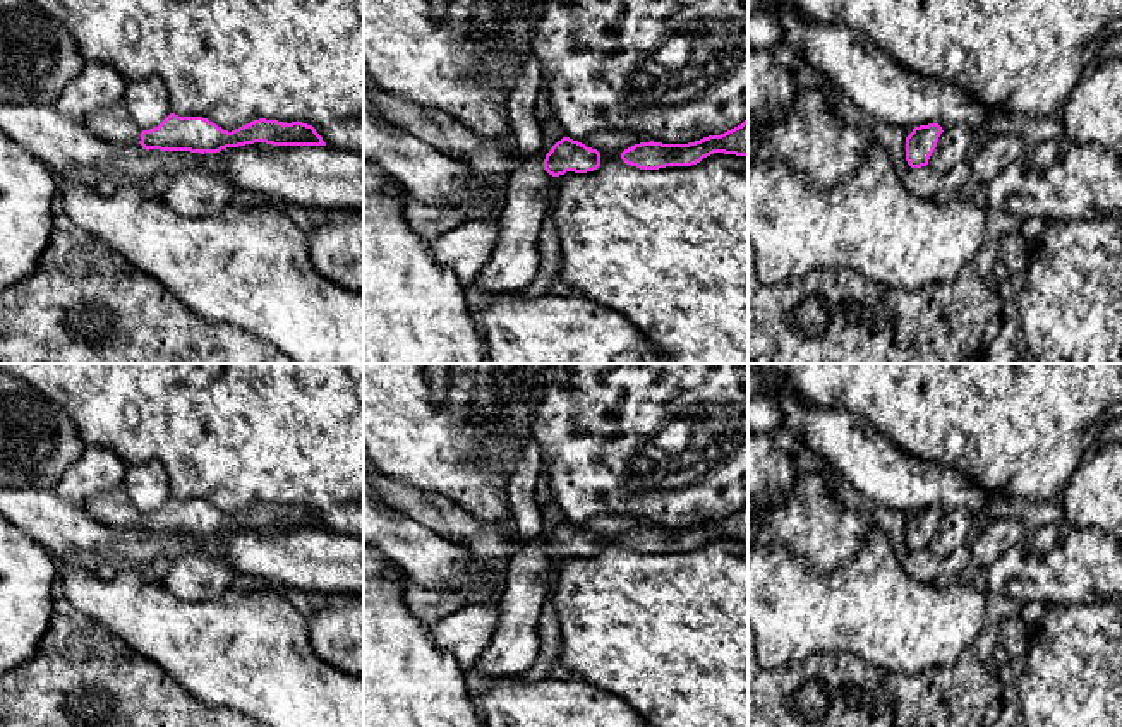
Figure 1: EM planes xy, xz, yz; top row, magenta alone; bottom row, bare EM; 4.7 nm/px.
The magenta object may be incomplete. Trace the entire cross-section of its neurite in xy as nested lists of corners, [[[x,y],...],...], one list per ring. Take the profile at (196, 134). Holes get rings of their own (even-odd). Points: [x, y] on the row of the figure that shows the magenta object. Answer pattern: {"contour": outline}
{"contour": [[[117,105],[113,110],[96,111],[84,120],[93,134],[101,135],[103,139],[115,142],[122,147],[136,147],[137,144],[142,149],[160,149],[160,151],[190,151],[190,153],[220,153],[226,147],[238,147],[254,142],[266,142],[273,146],[326,146],[323,137],[316,132],[312,125],[302,122],[283,123],[278,120],[259,118],[247,125],[242,125],[232,132],[223,130],[216,123],[202,117],[178,117],[170,113],[158,127],[149,130],[141,130],[127,113],[122,105]]]}

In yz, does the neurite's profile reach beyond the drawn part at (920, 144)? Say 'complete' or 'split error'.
complete

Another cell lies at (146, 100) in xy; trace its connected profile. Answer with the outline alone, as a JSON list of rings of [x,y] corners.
[[[160,77],[129,81],[120,105],[141,130],[158,127],[170,115],[170,96]]]

